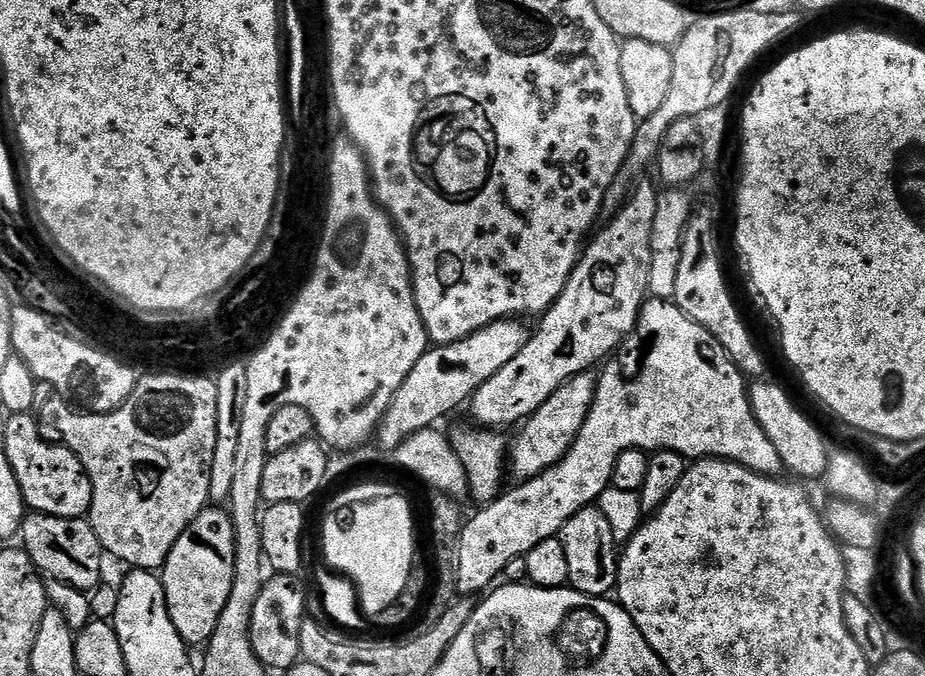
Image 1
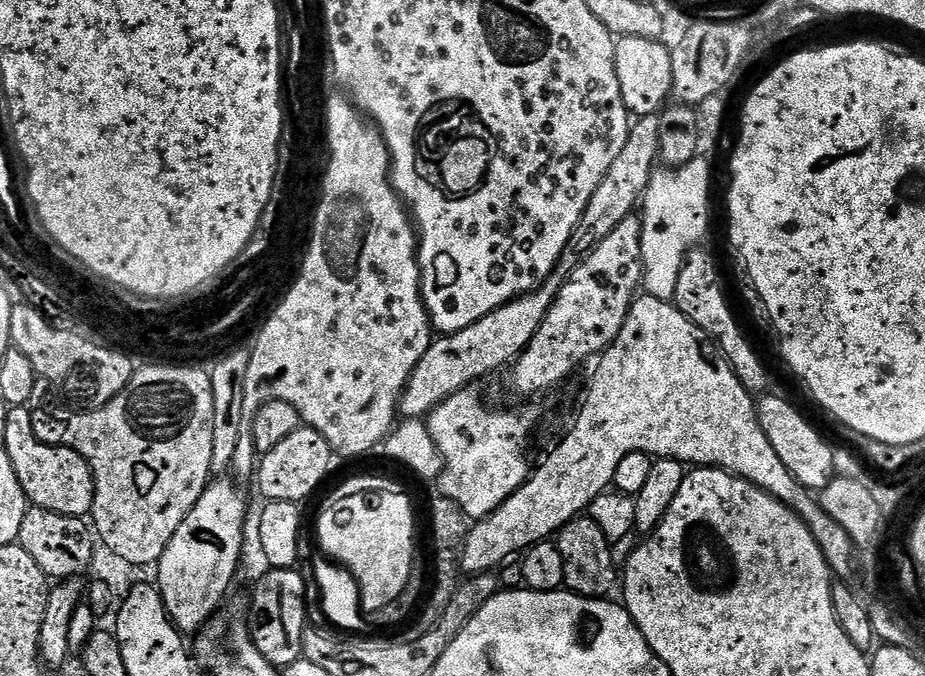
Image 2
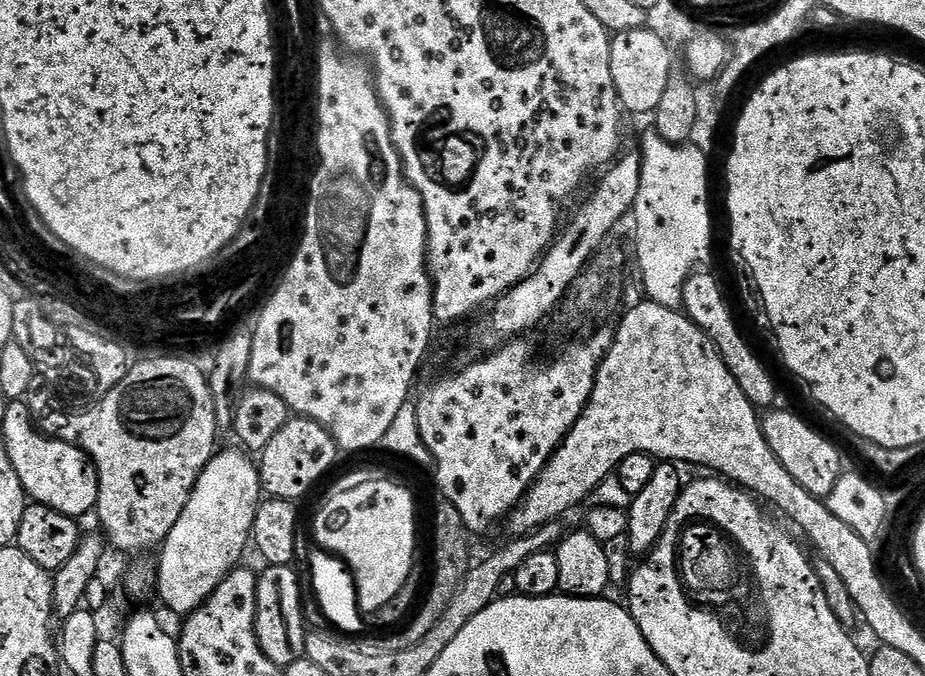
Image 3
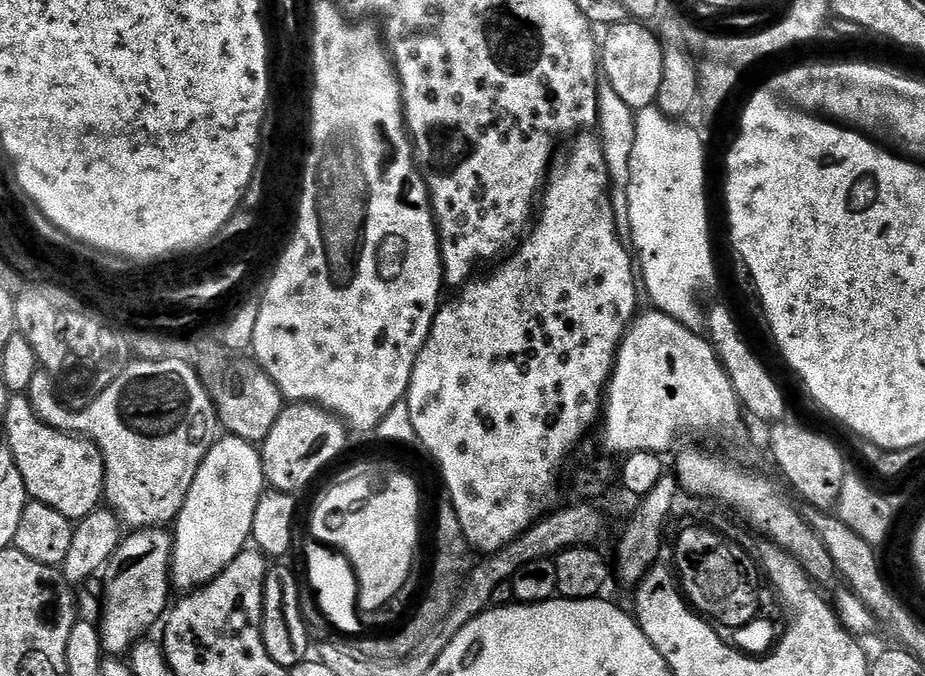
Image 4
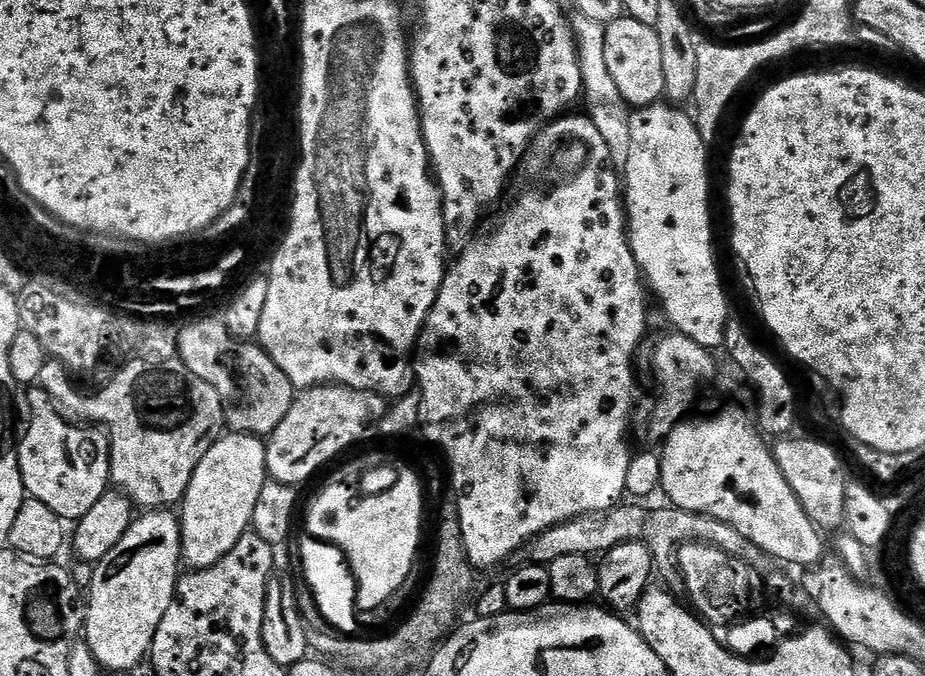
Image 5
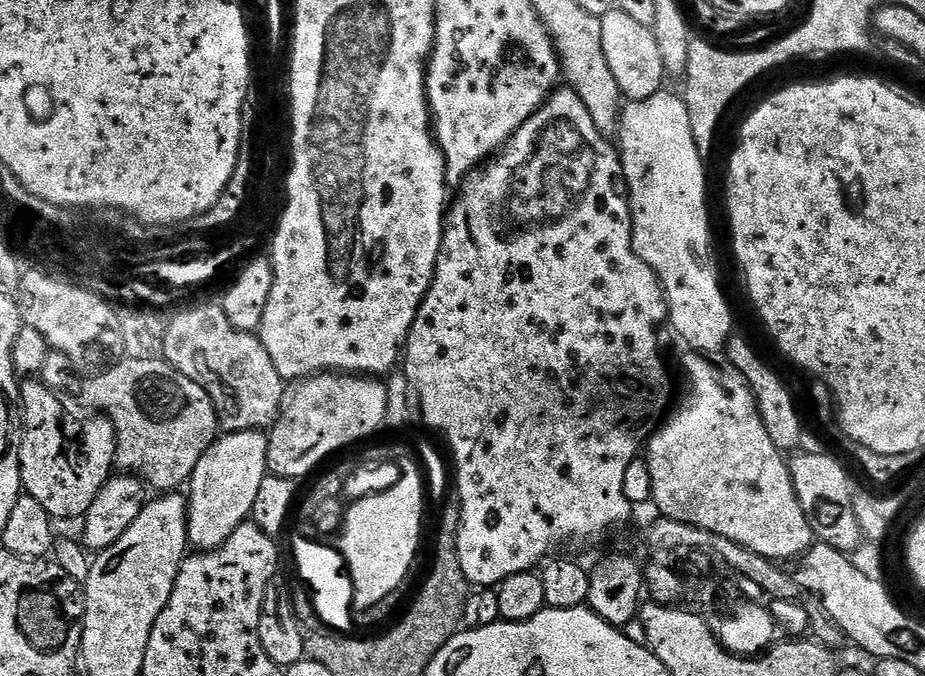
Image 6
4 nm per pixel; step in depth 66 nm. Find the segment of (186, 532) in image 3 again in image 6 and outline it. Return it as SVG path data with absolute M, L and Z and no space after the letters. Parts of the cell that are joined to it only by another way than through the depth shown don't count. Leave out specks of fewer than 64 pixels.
M263 431L221 435L206 454L202 454L190 481L192 493L186 496L189 545L201 552L222 546L222 542L251 517L258 486L262 486L262 478L267 475L268 438Z

